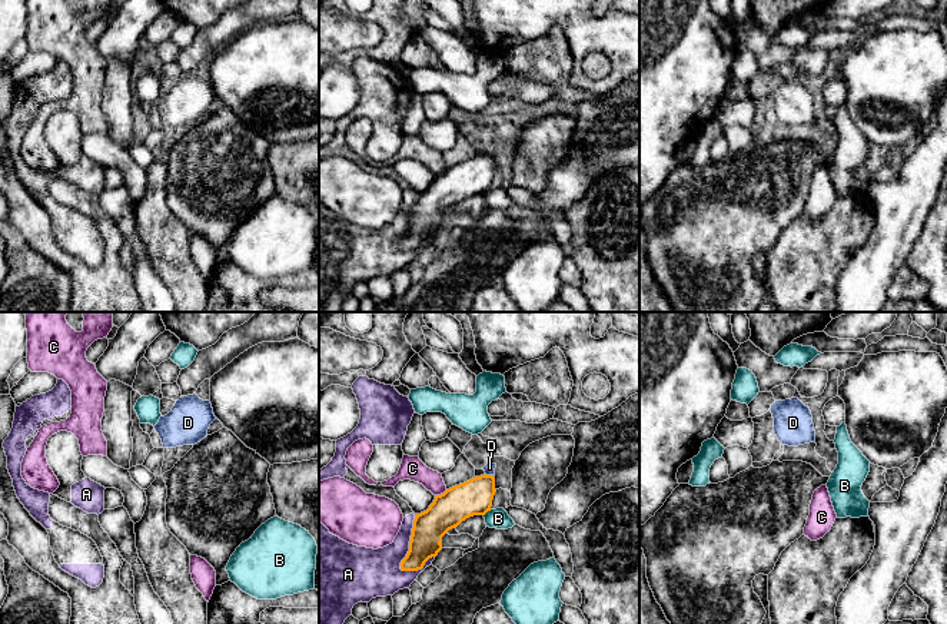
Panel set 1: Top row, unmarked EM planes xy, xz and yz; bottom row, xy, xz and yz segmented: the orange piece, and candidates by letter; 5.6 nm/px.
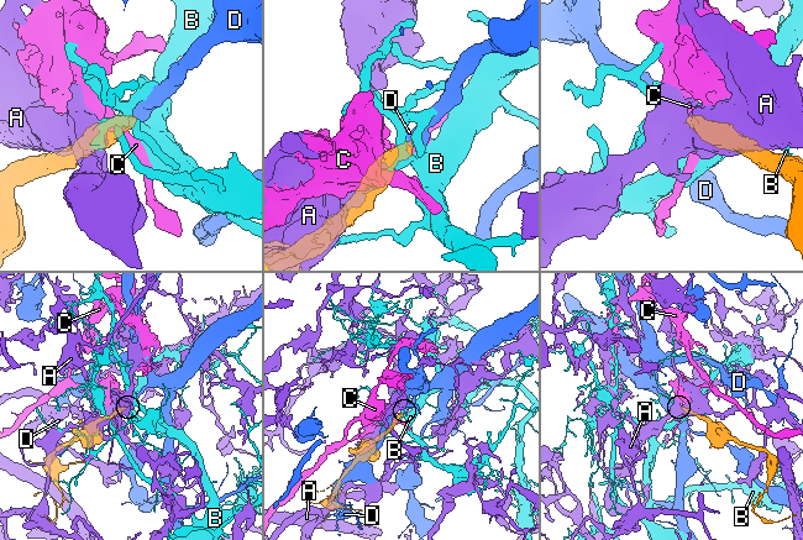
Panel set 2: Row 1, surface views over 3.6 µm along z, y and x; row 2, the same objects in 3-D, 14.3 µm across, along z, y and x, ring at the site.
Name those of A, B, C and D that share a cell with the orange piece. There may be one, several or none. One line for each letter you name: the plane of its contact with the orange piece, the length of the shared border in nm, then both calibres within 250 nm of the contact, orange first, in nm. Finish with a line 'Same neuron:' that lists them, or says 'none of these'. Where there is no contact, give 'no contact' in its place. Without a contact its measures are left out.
D: meets orange in xz; contact 70 nm long; 200 nm thick on the orange side, 60 nm on the other
Same neuron: D

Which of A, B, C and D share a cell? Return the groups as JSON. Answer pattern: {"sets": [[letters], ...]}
{"sets": [["A"], ["B"], ["C"], ["D"]]}

